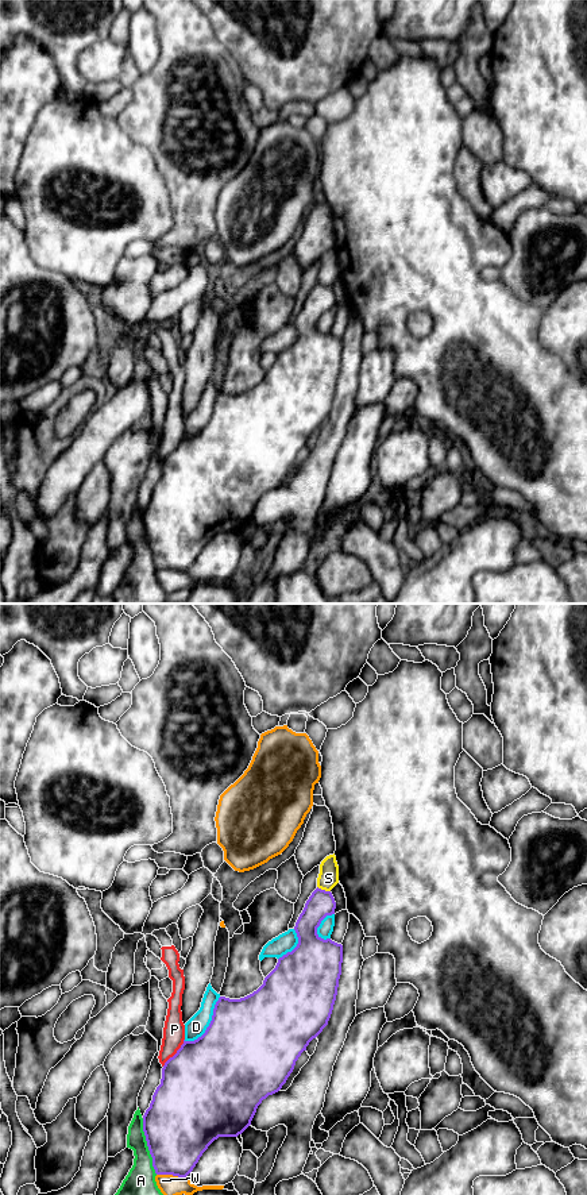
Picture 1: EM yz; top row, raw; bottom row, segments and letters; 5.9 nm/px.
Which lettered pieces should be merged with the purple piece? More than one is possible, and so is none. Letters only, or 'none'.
none

